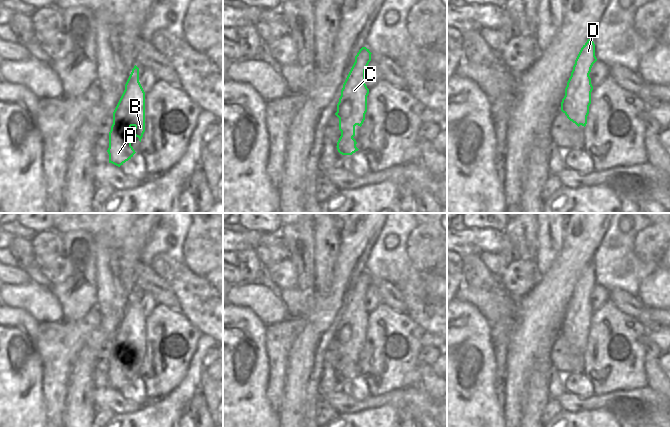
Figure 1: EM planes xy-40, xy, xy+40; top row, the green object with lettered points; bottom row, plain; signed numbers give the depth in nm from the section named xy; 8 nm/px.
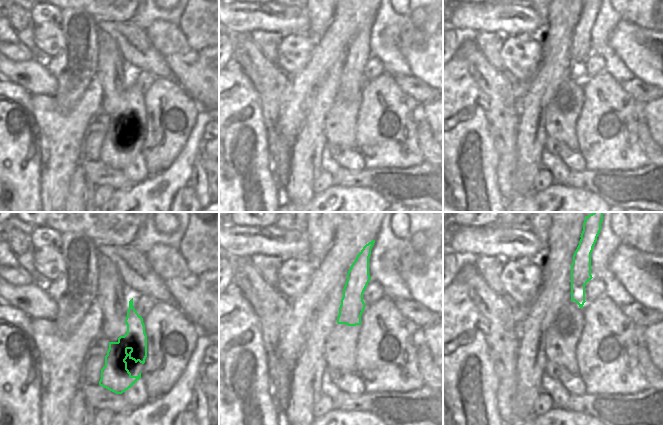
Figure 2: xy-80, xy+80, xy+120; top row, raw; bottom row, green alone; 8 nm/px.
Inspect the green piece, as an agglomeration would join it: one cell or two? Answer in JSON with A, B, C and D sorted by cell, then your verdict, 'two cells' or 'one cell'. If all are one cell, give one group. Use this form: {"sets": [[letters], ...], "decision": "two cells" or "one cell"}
{"sets": [["A", "B", "C", "D"]], "decision": "one cell"}

